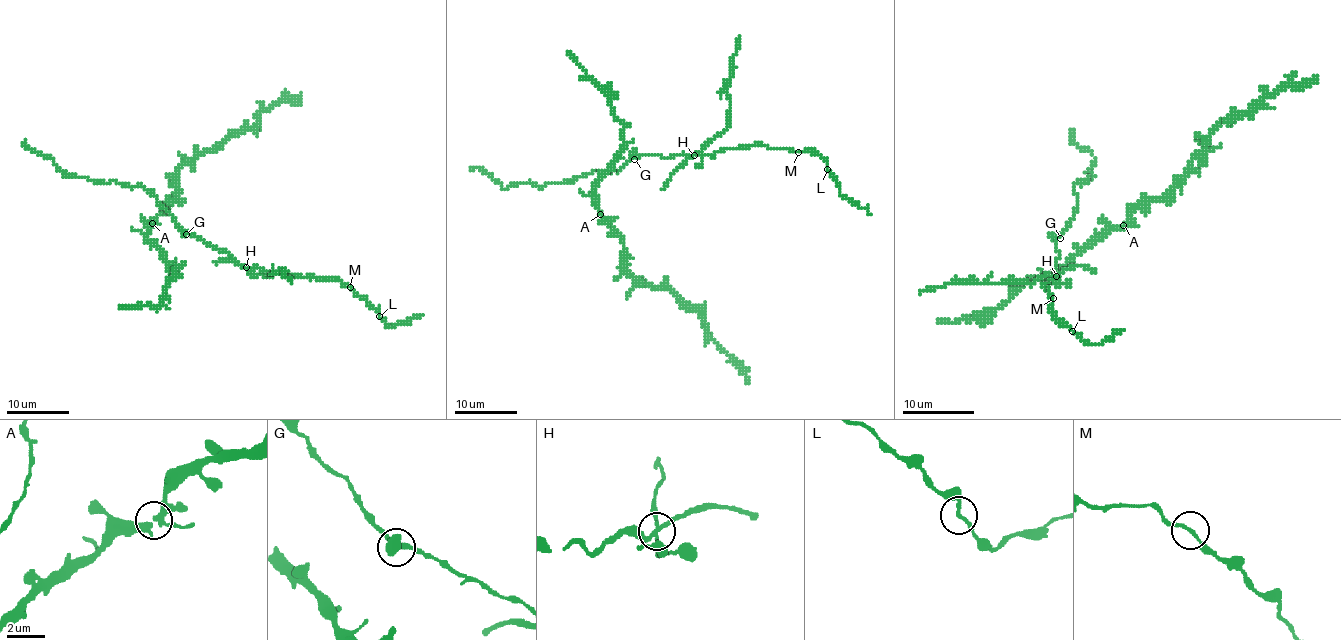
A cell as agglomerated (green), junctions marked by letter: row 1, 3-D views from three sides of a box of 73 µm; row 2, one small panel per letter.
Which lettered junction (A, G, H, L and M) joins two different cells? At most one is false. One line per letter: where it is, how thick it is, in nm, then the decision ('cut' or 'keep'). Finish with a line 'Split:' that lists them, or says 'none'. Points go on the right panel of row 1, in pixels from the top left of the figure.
A: (1123, 225) | 280 nm | keep
G: (1060, 238) | 180 nm | keep
H: (1056, 276) | 180 nm | cut
L: (1072, 331) | 180 nm | keep
M: (1053, 298) | 180 nm | keep
Split: H

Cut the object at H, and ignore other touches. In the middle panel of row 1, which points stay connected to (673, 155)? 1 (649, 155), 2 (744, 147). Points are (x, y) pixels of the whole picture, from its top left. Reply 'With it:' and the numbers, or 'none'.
With it: 1, 2

